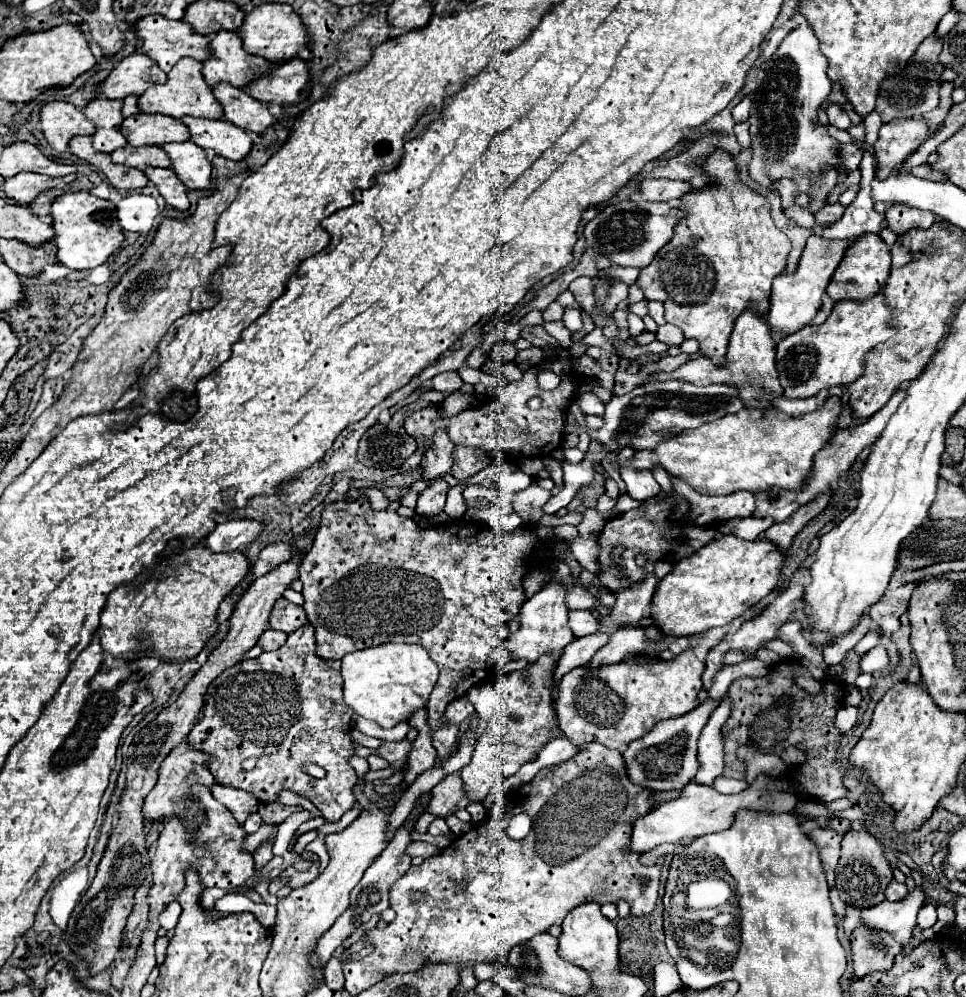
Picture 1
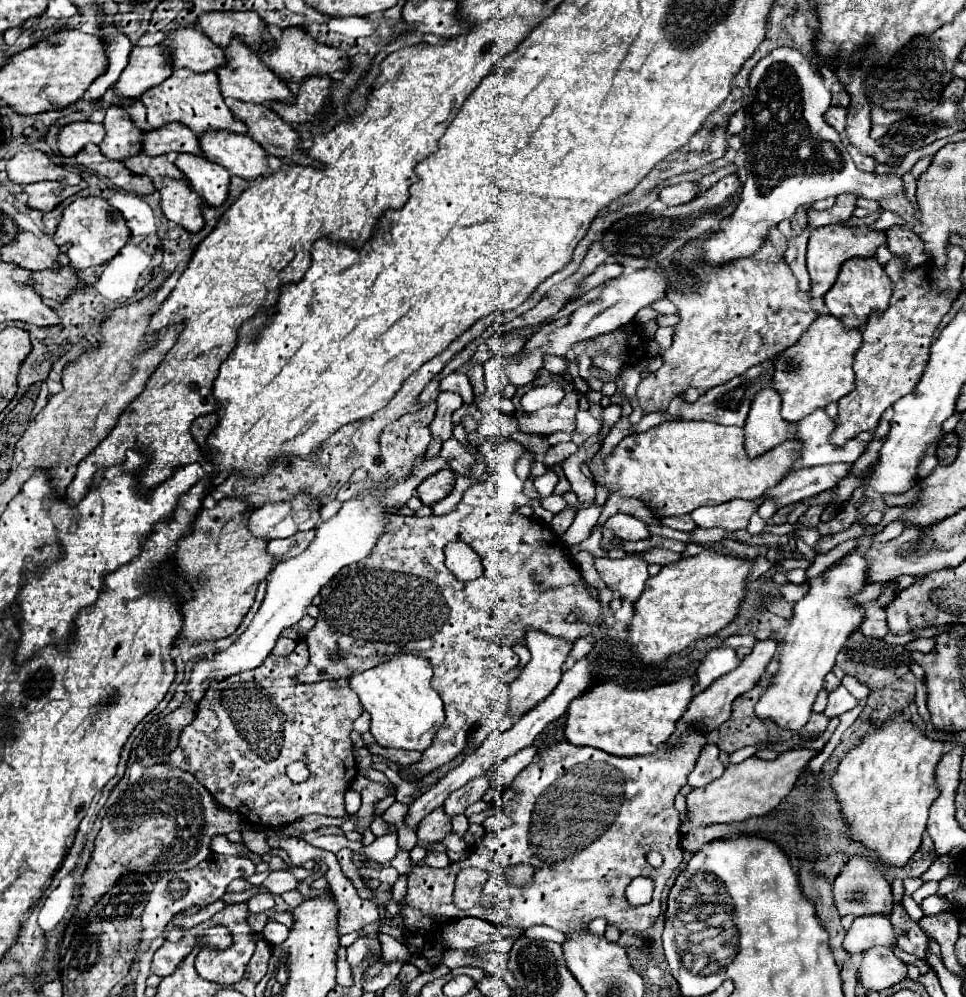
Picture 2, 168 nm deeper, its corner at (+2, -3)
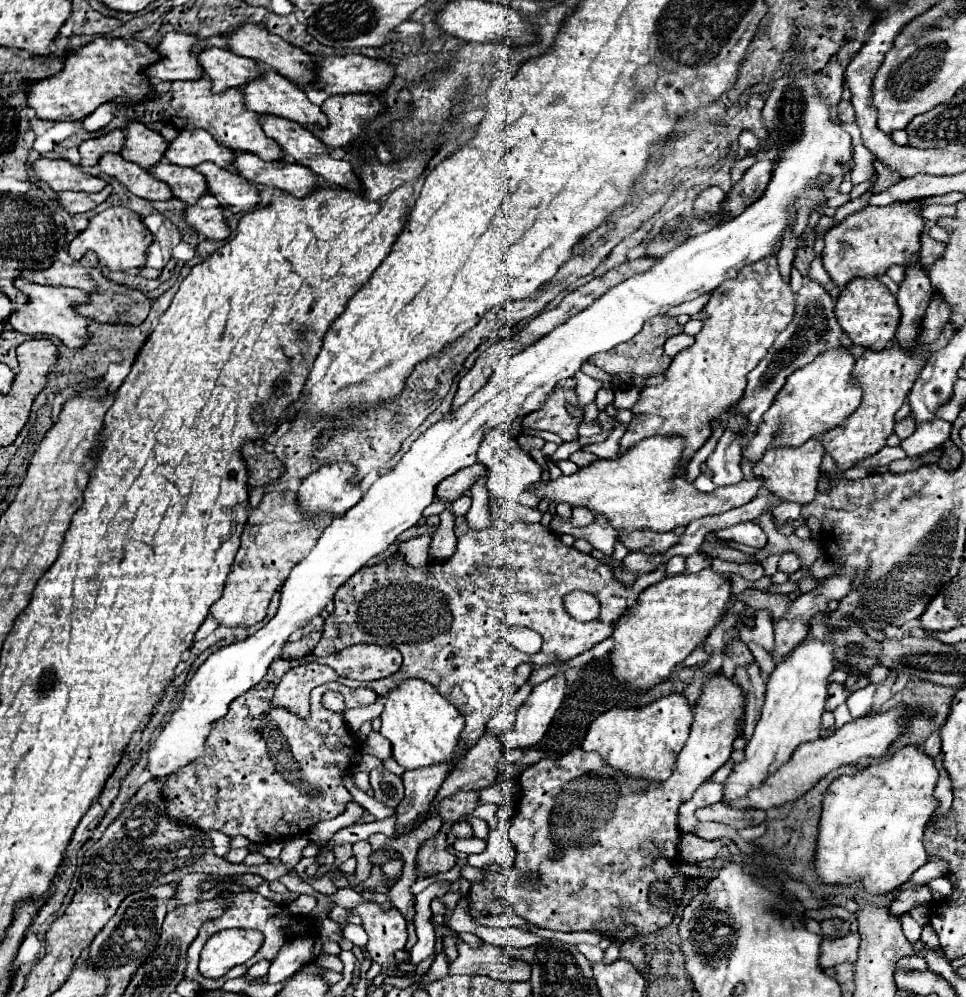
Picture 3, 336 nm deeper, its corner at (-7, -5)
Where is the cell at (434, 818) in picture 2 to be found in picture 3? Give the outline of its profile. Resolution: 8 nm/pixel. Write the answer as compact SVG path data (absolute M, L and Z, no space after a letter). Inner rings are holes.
M442 830L434 838L422 842L422 846L418 850L418 856L416 856L416 864L418 864L420 876L446 872L456 864L456 856L450 854L446 850L446 846L448 846L446 834Z

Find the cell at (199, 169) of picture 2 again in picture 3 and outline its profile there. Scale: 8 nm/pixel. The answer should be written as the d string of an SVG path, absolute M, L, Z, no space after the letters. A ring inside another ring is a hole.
M204 162L194 170L206 176L208 190L220 202L222 208L228 208L230 212L236 214L236 212L246 212L258 204L256 186L244 180L240 174L228 168L220 168L212 162Z

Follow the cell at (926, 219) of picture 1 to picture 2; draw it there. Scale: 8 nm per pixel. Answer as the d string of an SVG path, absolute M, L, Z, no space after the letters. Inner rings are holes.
M887 230L887 248L895 258L903 258L907 266L923 266L927 262L927 256L923 252L923 240L911 230Z

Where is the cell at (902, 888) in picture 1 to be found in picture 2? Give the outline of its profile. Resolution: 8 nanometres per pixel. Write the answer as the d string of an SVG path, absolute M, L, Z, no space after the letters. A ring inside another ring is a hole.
M895 904L893 914L891 914L891 924L895 926L895 934L899 934L899 942L897 946L921 960L927 960L927 934L919 928L917 922L913 922L907 912L903 910L903 906Z

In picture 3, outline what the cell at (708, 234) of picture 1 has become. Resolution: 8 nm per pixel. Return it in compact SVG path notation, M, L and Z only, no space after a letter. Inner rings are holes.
M776 256L752 264L750 270L740 270L740 276L720 284L702 310L706 318L696 342L674 356L666 382L640 392L640 400L632 408L636 420L628 424L620 440L620 454L644 438L676 434L684 436L684 458L690 460L710 438L710 422L720 418L728 404L734 404L744 394L746 374L756 368L776 336L792 322L794 302L790 302L790 296L794 296L790 282L778 272Z

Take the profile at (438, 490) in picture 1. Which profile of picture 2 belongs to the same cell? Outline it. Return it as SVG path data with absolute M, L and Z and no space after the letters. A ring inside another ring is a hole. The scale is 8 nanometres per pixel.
M443 468L443 470L431 474L427 480L423 480L417 488L417 494L423 504L431 506L431 504L443 500L445 496L449 496L453 486L455 486L455 472L451 468Z

